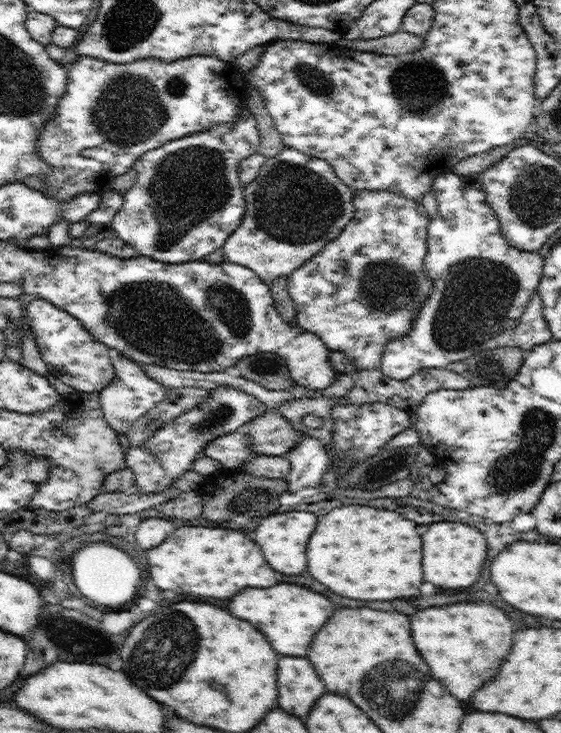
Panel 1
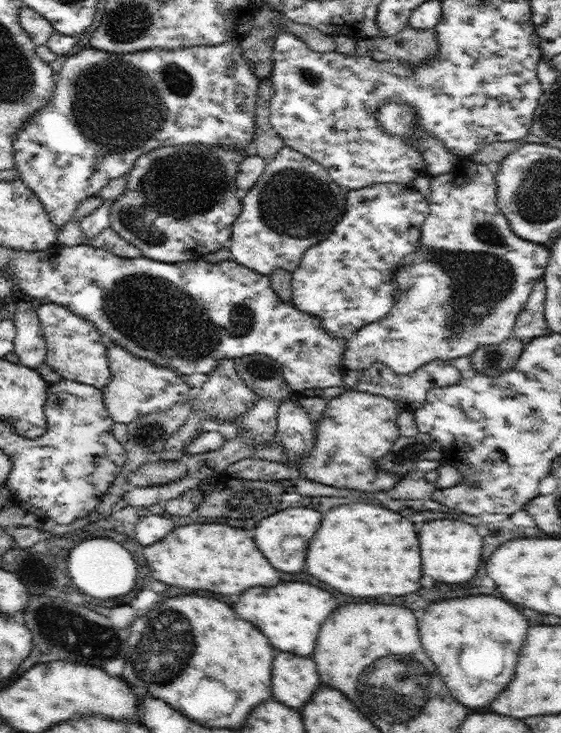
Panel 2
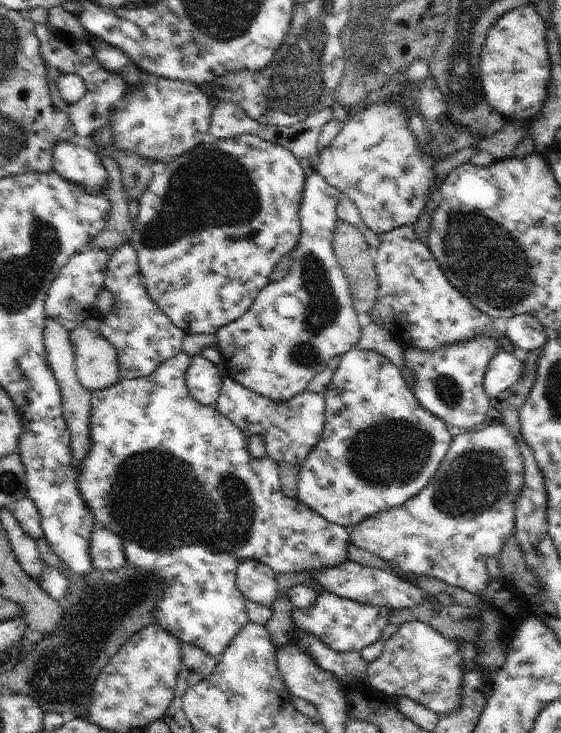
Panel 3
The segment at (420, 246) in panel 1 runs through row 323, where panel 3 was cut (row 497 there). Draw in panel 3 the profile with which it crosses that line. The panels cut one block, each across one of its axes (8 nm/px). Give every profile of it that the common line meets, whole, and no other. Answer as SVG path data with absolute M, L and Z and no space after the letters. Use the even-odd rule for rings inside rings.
M352 347L341 356L341 360L342 362L340 362L334 376L332 376L332 382L327 387L326 392L322 393L325 400L325 425L320 442L312 448L310 454L306 456L306 460L301 464L298 473L299 481L296 494L299 502L306 504L310 510L314 510L314 513L320 514L328 522L353 528L354 526L358 526L360 522L364 522L366 518L374 516L374 514L380 514L380 512L386 512L390 508L402 506L404 502L416 496L421 490L424 490L424 487L432 480L432 477L436 474L436 470L438 470L438 466L444 460L454 437L450 434L446 421L434 416L434 414L430 414L426 408L420 406L420 402L412 394L411 387L407 384L401 370L397 366L394 366L388 358L384 358L382 354L372 352L372 350L356 350L356 348Z

